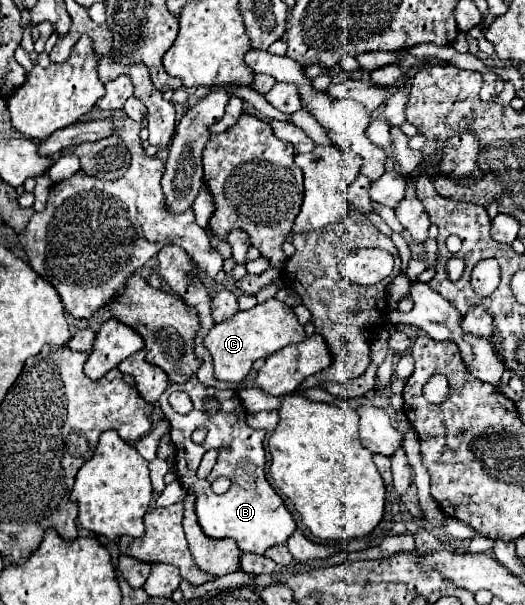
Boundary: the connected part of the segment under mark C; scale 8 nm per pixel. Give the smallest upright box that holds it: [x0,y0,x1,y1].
[203,298,305,382]

